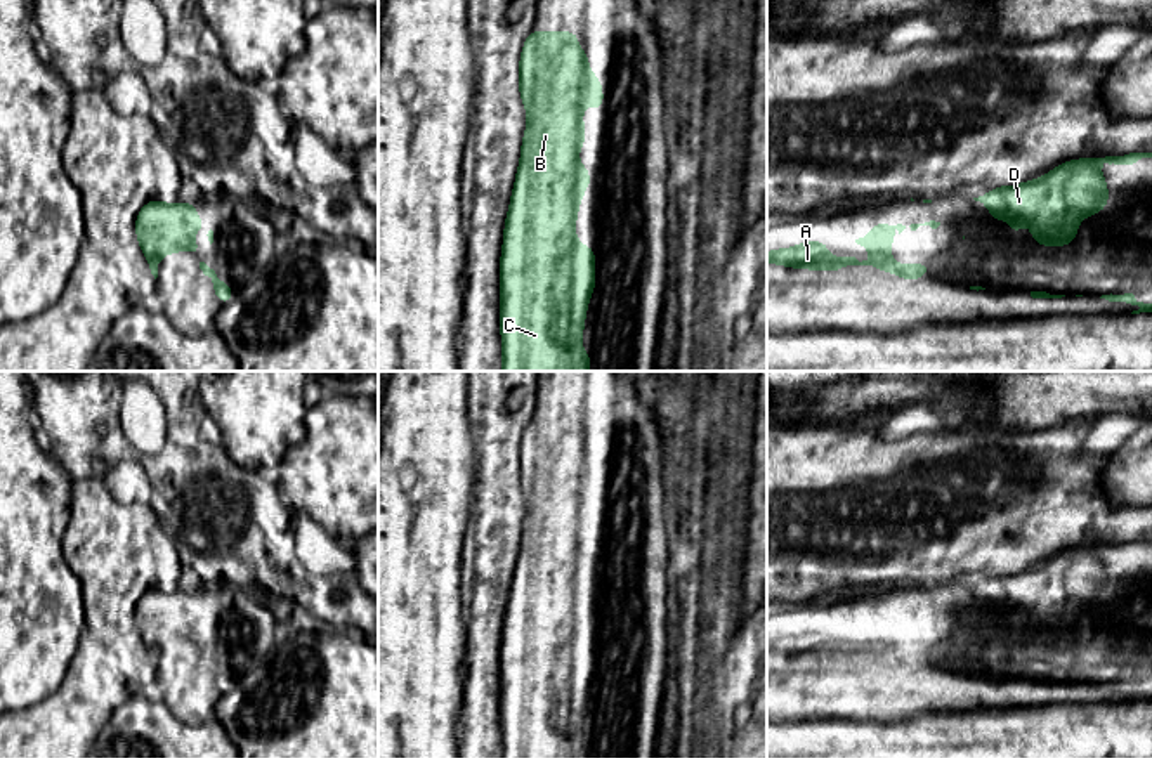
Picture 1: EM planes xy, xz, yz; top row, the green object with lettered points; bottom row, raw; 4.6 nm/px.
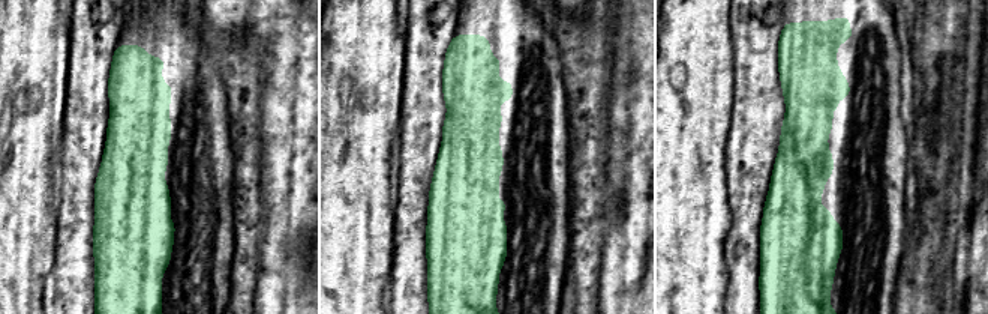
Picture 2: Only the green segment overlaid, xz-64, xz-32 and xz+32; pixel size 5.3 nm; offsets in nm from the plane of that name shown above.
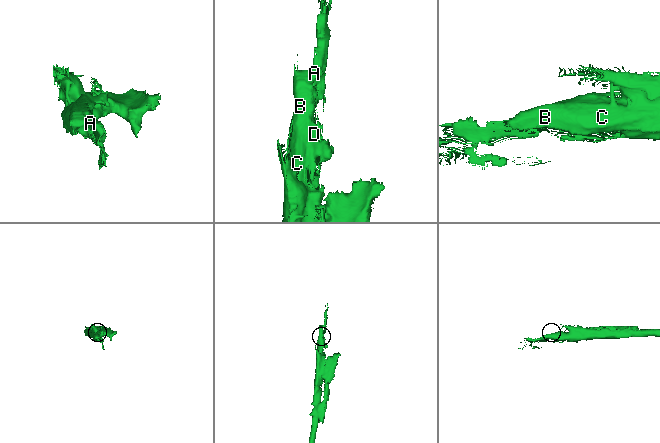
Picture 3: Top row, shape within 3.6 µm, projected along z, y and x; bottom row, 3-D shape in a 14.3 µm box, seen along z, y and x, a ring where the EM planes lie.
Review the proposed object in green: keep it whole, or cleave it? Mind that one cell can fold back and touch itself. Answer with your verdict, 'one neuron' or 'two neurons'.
one neuron

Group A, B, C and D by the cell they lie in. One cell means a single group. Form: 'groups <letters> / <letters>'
groups A B C D

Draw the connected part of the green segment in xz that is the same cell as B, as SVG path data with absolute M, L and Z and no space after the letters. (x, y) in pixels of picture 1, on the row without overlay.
M534 420L524 428L519 449L519 482L526 496L527 515L522 524L520 550L505 607L500 647L500 722L501 758L590 758L590 742L581 735L588 689L595 680L595 637L576 630L571 616L579 609L576 598L586 574L595 567L578 550L586 517L581 513L586 491L599 501L604 494L602 472L588 454L588 441L578 434L576 420Z

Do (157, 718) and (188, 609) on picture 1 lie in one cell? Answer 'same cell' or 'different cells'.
different cells

